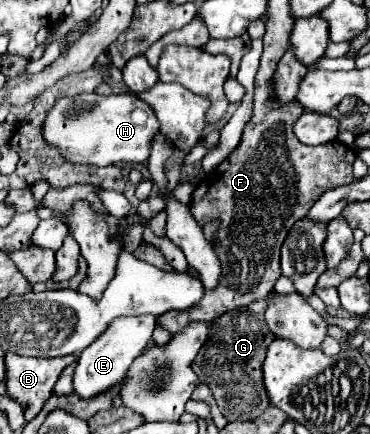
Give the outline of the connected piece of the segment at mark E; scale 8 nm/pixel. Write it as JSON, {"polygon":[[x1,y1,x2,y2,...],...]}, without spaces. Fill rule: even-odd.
{"polygon":[[155,316,115,318,107,326,107,330,81,352,79,364,77,364,77,370,73,376,75,394,79,394,81,398,91,398,91,396,97,396,97,394,109,390,117,382,121,382,127,374,127,368,131,366,131,360,135,360,135,356,139,356,139,352,143,352,143,348,149,346,153,330,155,330]]}

